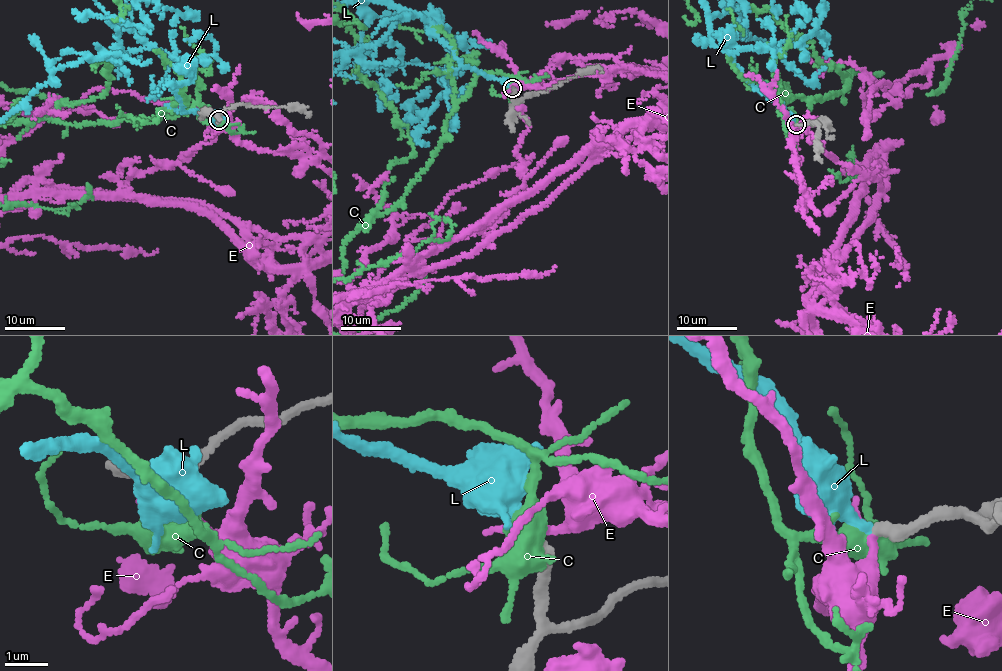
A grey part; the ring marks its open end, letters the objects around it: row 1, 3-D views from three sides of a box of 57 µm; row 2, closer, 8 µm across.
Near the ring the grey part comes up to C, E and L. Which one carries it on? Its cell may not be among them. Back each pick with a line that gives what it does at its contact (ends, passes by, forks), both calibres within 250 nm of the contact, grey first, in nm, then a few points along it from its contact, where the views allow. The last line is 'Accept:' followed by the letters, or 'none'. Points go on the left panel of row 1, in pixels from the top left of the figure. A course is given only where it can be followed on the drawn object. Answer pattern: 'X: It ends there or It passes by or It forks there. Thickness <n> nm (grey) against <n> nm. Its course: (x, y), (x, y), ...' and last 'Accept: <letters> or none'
L: It ends there. Thickness 240 nm (grey) against 320 nm
Accept: L

